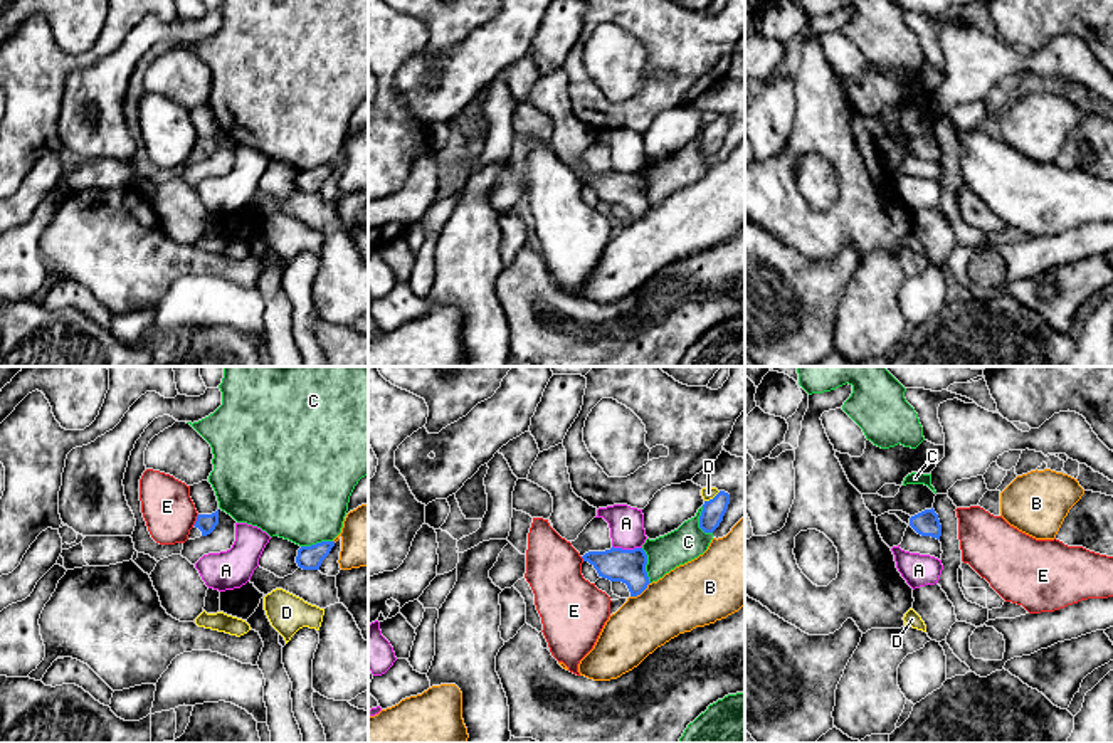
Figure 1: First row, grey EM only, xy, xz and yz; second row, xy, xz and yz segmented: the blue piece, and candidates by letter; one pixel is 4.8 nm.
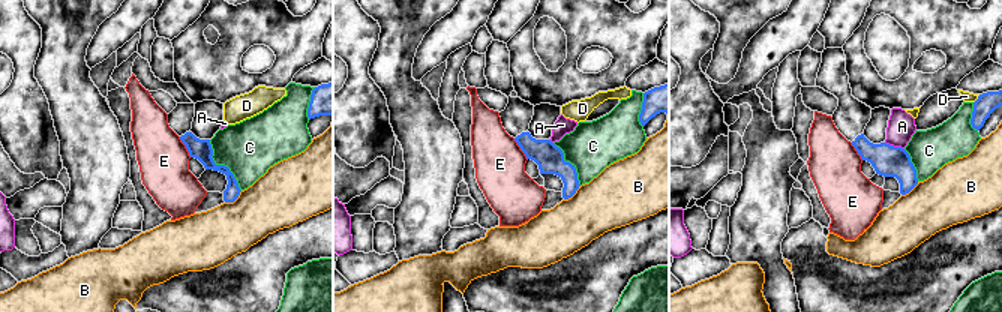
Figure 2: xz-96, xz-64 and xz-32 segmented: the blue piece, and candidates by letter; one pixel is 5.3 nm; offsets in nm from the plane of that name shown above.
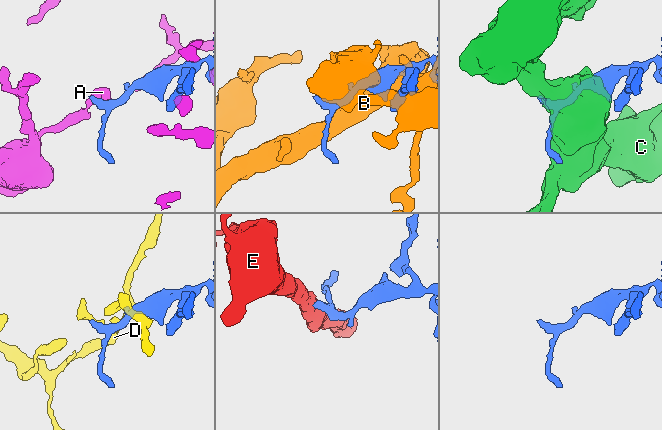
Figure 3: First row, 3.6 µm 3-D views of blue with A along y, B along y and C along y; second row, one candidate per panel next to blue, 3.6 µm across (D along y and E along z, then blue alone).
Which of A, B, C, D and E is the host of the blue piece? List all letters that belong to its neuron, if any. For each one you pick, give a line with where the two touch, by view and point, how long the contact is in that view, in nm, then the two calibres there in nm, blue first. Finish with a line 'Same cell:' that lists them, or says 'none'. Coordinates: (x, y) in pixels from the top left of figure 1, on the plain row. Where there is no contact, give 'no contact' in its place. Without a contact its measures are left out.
Same cell: none

